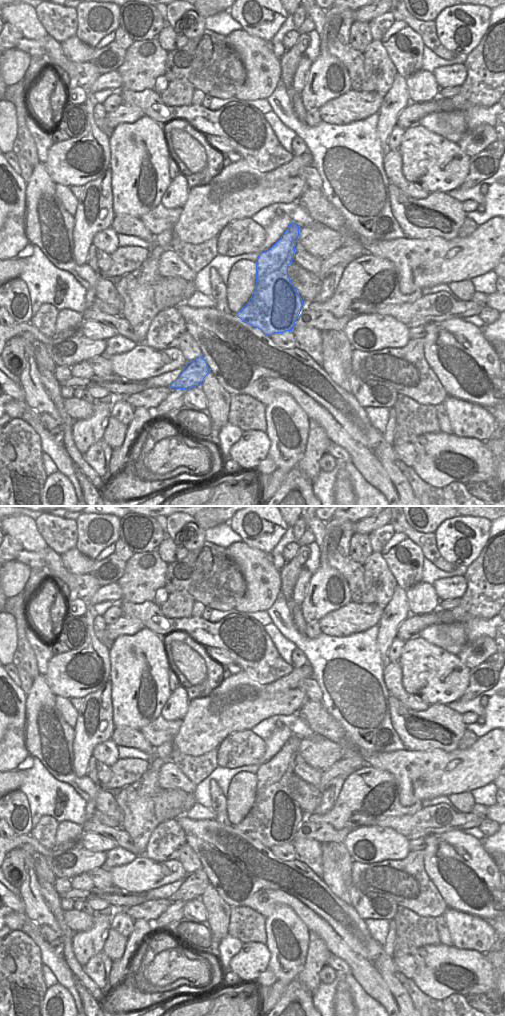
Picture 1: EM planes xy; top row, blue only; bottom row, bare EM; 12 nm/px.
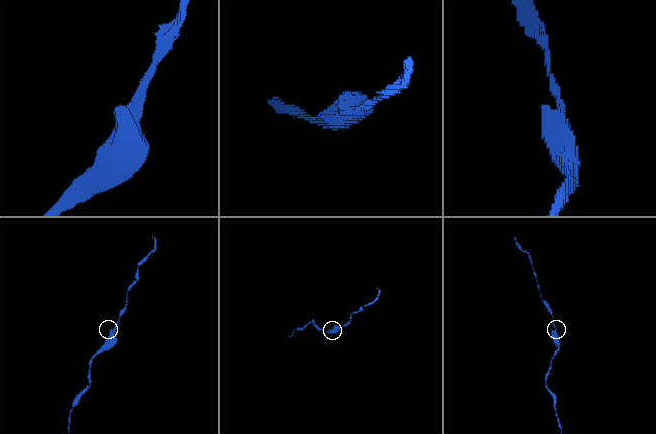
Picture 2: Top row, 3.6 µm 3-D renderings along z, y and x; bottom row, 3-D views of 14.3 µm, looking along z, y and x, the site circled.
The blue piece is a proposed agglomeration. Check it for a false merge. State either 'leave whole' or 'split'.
leave whole

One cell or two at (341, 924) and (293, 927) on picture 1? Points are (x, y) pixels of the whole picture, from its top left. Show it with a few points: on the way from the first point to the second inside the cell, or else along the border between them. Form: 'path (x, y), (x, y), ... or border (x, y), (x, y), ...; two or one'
border (291, 909), (309, 931); two

